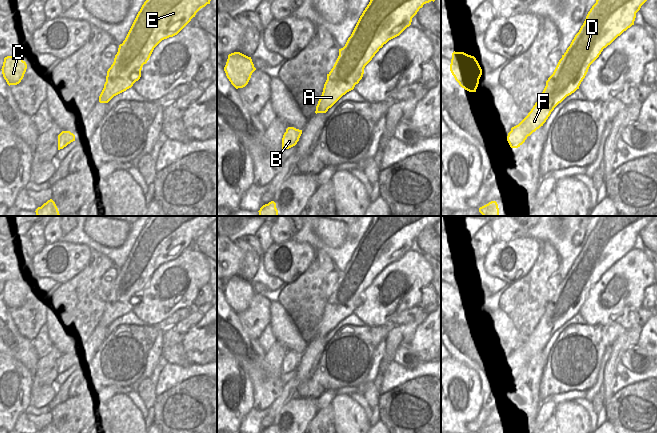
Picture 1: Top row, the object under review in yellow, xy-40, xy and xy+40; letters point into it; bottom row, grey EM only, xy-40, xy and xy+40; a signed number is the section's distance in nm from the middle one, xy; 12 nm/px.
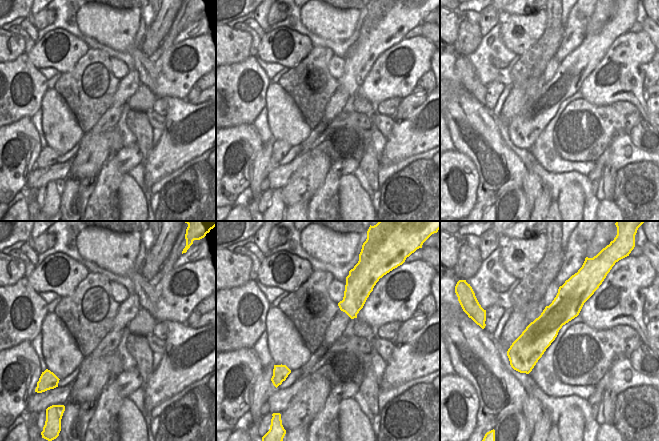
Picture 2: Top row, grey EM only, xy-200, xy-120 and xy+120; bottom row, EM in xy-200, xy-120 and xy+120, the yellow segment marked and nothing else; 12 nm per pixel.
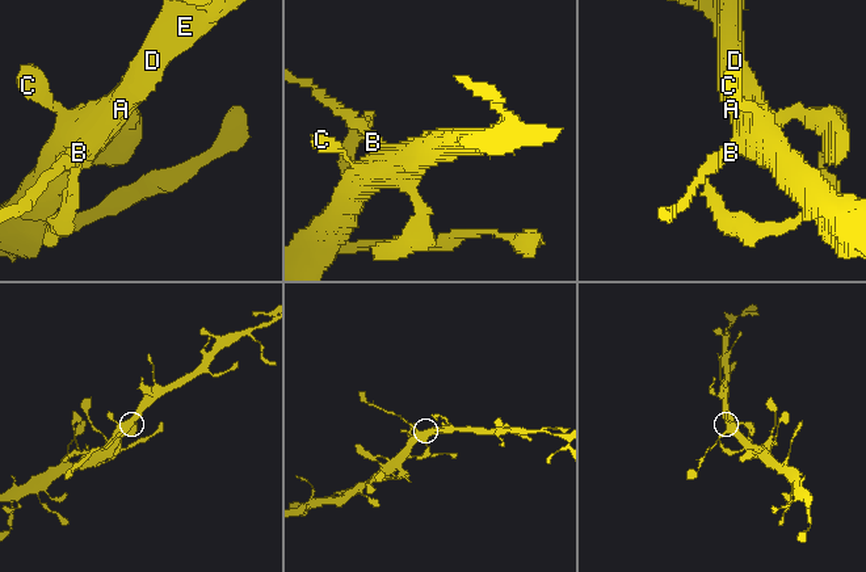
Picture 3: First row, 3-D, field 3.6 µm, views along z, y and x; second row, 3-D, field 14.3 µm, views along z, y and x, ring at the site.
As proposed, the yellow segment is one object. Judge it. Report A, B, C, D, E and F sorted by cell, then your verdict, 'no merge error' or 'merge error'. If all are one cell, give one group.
groups A C D E F / B; merge error

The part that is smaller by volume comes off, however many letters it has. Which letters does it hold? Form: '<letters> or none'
B

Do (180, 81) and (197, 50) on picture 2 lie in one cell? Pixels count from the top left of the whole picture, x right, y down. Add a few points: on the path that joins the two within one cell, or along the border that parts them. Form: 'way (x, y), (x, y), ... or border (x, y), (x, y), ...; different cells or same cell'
way (188, 73), (197, 65), (199, 58); same cell

